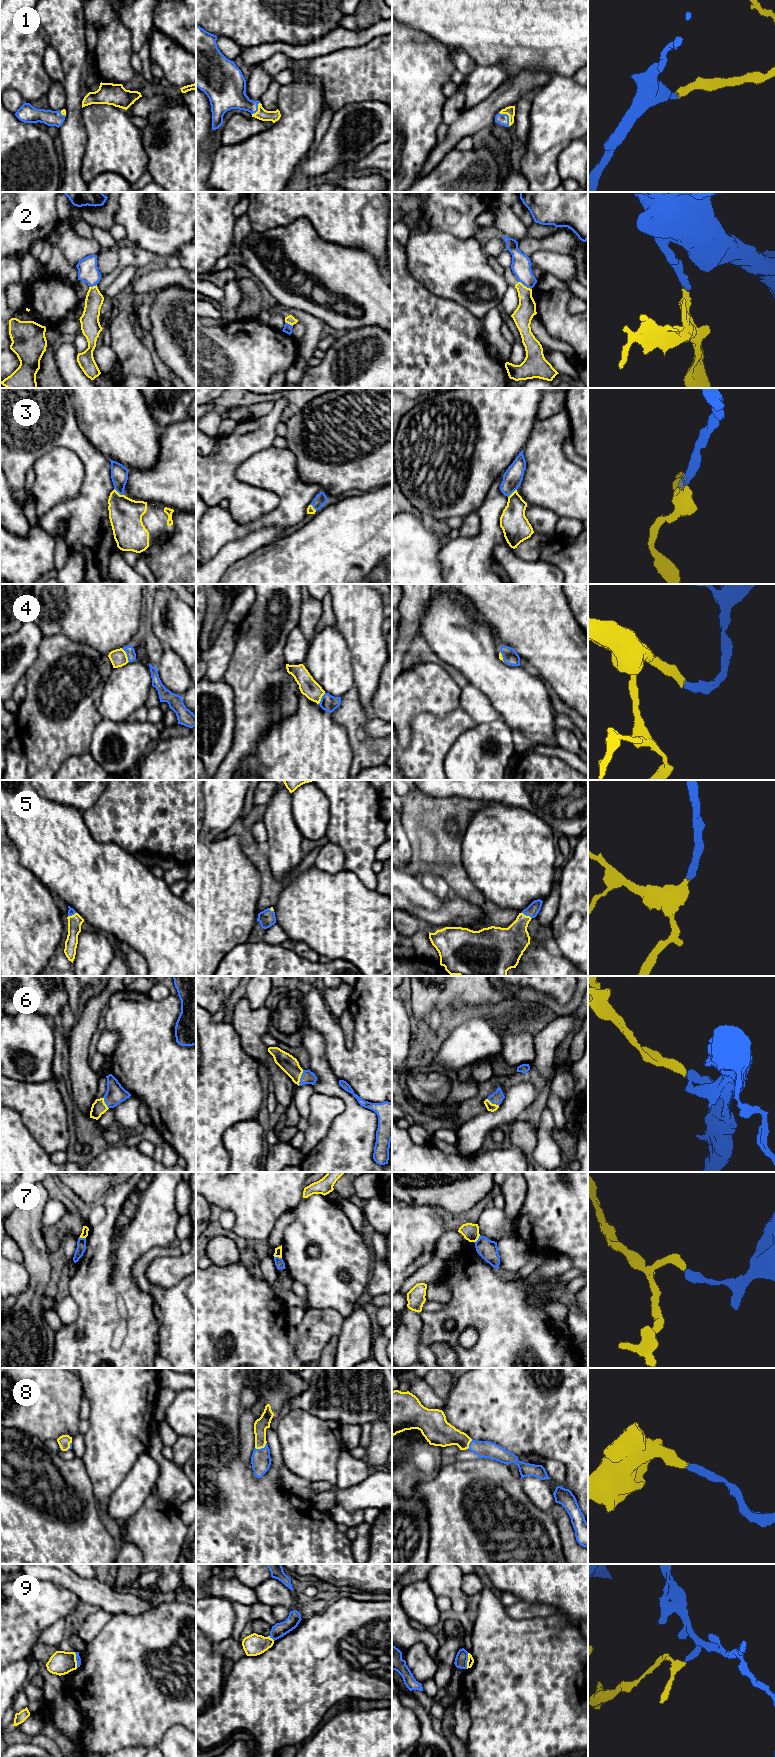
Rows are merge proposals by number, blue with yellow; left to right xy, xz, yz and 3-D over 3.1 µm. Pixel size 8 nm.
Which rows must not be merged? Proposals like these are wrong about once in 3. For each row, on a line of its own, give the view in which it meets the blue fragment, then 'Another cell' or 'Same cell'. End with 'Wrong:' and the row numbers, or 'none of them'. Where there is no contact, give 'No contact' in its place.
1: Touches blue in yz. Same cell
2: Touches blue in yz. Another cell
3: Touches blue in xy. Same cell
4: Touches blue in xy. Same cell
5: Touches blue in yz. Same cell
6: Touches blue in xz. Same cell
7: Touches blue in yz. Another cell
8: Touches blue in xz. Same cell
9: Touches blue in xy. Another cell
Wrong: 2, 7, 9

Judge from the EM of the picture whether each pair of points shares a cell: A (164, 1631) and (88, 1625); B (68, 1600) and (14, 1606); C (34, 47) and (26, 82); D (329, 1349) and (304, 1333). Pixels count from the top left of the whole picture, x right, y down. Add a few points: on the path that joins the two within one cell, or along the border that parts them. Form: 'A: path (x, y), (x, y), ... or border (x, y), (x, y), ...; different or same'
A: border (113, 1615), (105, 1628), (87, 1642); different
B: path (55, 1602), (27, 1606); same
C: path (26, 56), (26, 73); same
D: border (337, 1335), (330, 1339), (319, 1357); different

